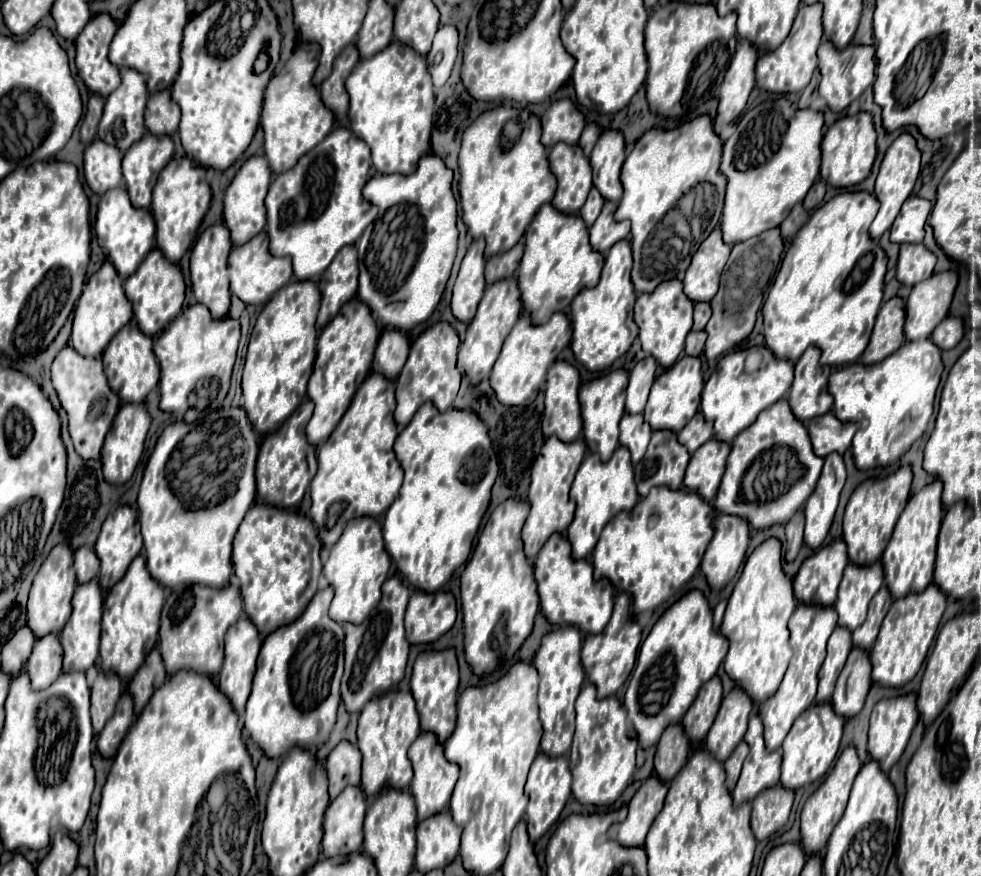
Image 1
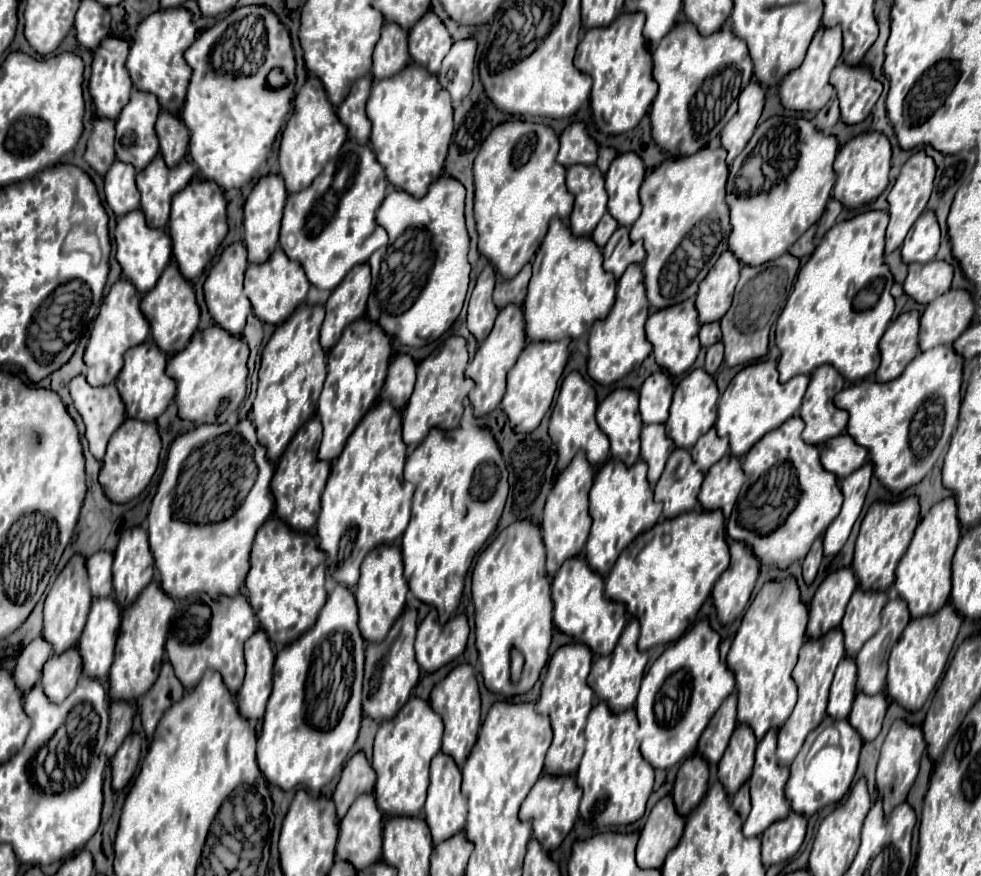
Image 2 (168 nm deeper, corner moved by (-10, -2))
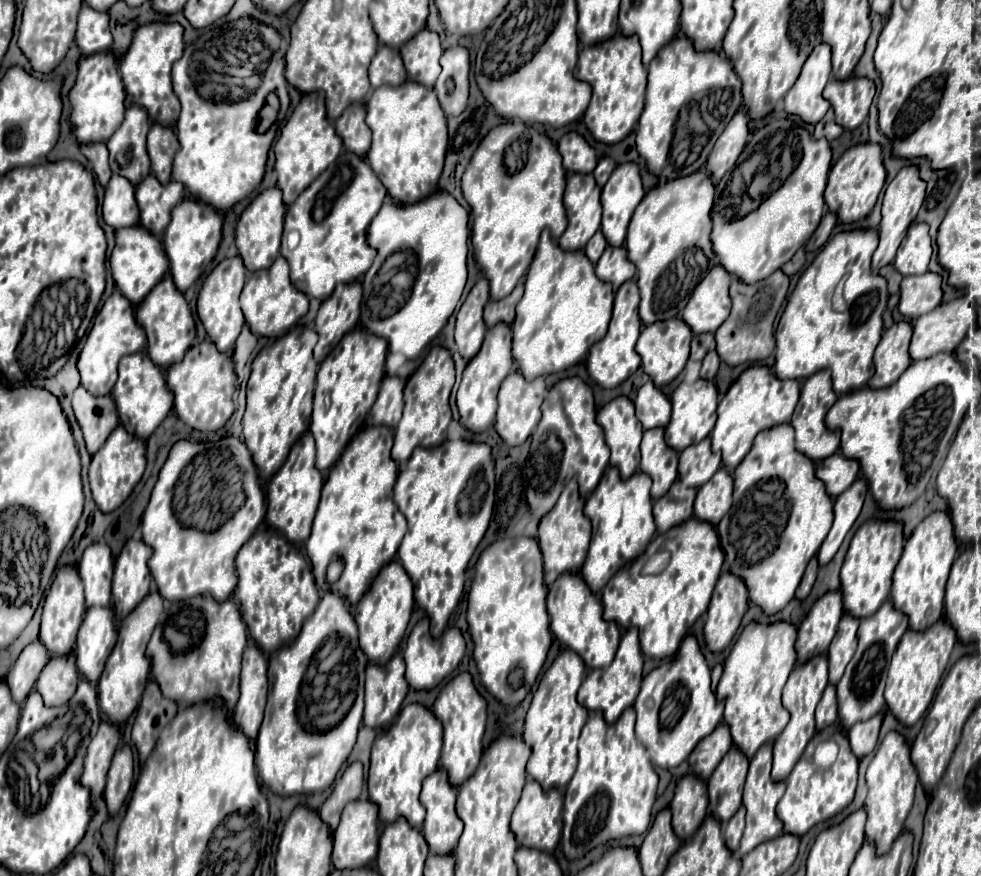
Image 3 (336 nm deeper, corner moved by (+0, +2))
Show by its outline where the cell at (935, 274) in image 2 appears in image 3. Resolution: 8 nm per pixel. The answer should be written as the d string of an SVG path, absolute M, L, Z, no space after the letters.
M926 272L922 276L906 276L900 286L900 314L916 320L932 312L942 302L940 282L942 278L934 272Z

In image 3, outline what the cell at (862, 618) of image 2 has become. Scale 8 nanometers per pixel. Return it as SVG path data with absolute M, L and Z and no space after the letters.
M844 614L840 624L838 624L838 632L828 648L828 664L830 664L830 684L838 684L850 658L856 652L856 632L858 632L858 624L860 620L856 620L854 616Z

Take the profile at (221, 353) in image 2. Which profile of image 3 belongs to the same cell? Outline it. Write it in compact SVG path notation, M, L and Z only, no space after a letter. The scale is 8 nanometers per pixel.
M202 342L198 356L184 356L182 362L172 364L166 372L168 388L174 394L174 408L178 418L200 432L214 432L220 430L230 416L234 414L234 384L236 384L236 372L234 372L234 360L228 354L222 354L216 350L212 342Z

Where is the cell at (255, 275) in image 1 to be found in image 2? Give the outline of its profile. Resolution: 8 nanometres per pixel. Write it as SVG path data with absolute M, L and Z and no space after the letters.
M276 248L270 254L270 260L266 260L266 264L248 264L246 268L244 292L252 302L254 316L258 316L262 322L268 322L268 324L276 324L276 326L282 324L292 314L292 310L306 300L308 288L310 288L310 282L306 280L302 266L298 262L288 260L288 256L280 248Z

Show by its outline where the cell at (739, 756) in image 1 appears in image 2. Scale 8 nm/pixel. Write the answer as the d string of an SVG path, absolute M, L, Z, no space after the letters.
M748 780L740 786L740 790L732 796L732 806L734 806L734 810L742 816L742 818L746 818L748 816L748 812L750 812L750 794L748 794L748 788L750 788L750 784L748 784Z

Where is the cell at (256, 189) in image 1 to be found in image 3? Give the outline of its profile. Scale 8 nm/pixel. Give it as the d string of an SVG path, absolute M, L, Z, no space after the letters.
M268 188L264 190L240 216L236 226L236 246L240 252L240 258L244 262L244 268L248 272L258 272L264 268L270 268L276 256L280 254L280 240L282 240L282 226L284 226L284 212L286 206L282 202L280 188Z

